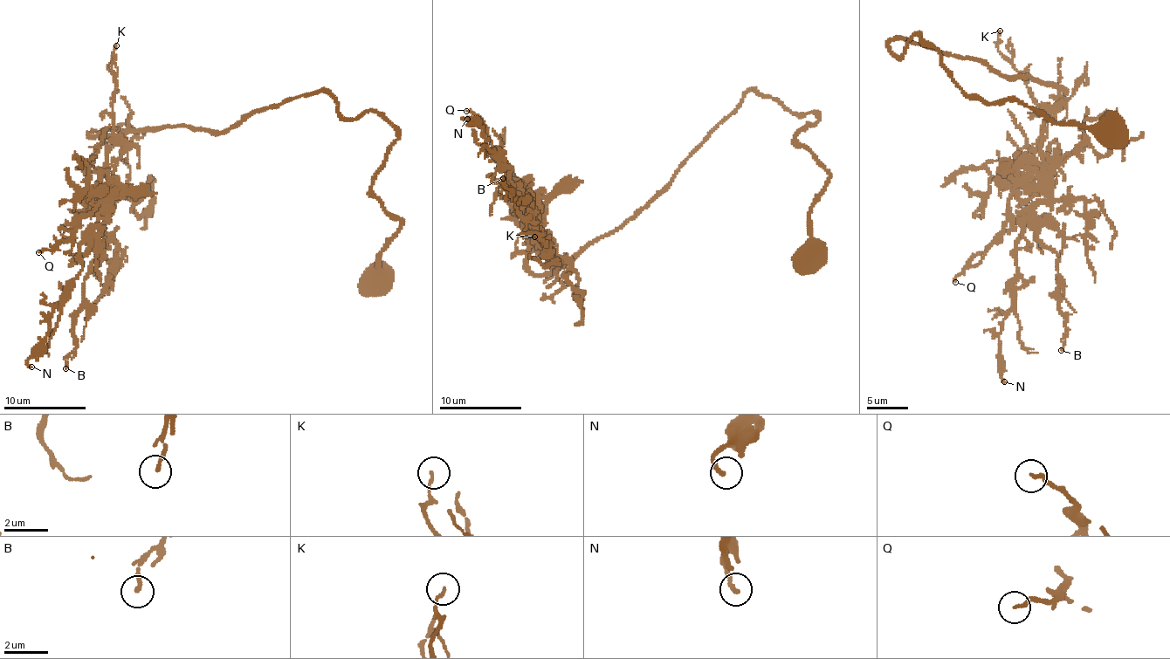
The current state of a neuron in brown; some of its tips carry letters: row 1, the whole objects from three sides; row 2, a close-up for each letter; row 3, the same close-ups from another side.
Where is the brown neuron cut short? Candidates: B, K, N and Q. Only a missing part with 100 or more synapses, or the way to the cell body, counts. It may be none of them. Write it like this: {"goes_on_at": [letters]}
{"goes_on_at": []}

